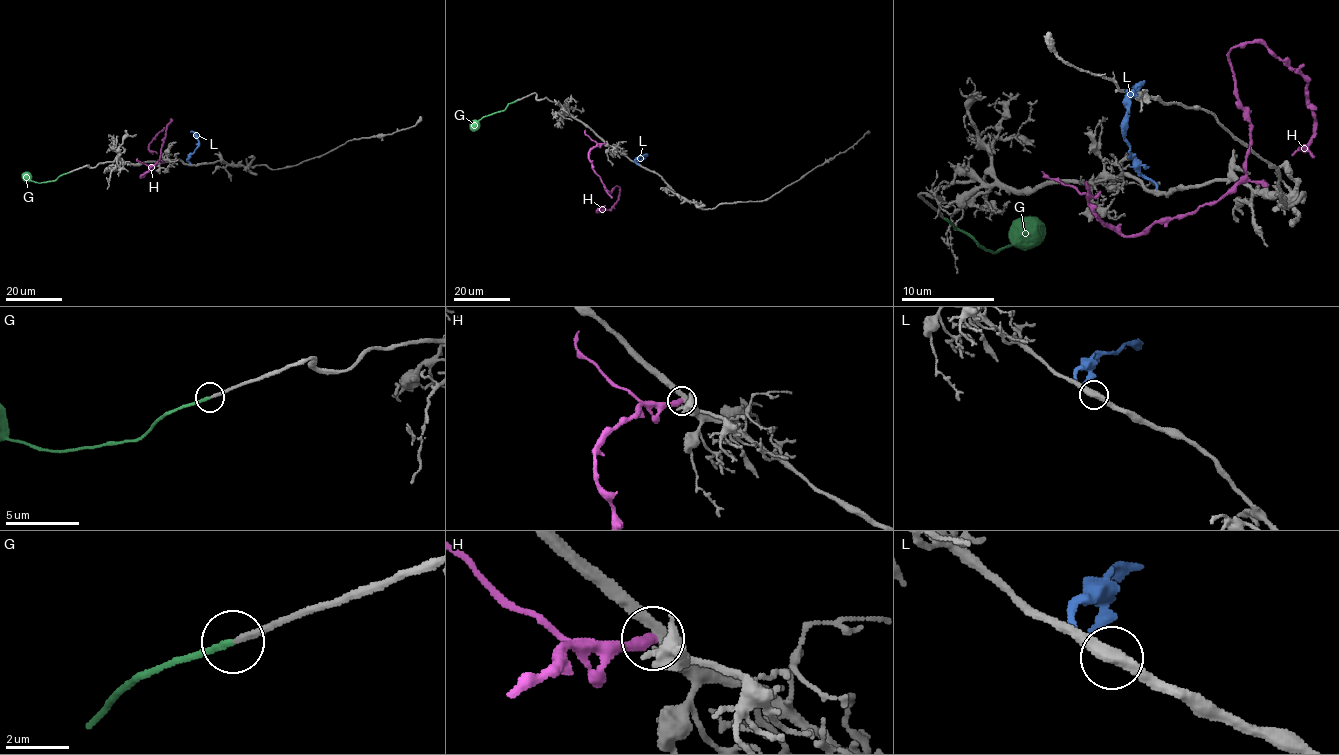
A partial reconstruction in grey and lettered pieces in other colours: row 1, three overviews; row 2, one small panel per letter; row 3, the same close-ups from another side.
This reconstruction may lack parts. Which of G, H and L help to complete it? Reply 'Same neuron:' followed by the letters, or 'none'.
Same neuron: G

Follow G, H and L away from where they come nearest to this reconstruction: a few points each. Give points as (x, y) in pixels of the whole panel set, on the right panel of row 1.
G: (945, 217), (978, 245), (994, 253), (1010, 245), (1010, 234), (1022, 222), (1036, 222)
H: (1085, 182), (1123, 236), (1214, 203), (1244, 173), (1228, 58), (1249, 42), (1308, 82), (1312, 140), (1291, 154)
L: (1156, 187), (1130, 154), (1125, 119), (1127, 98), (1141, 84)

